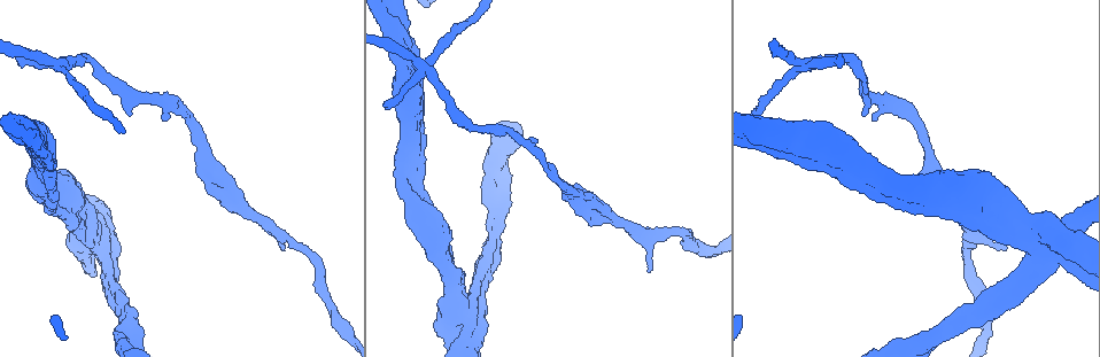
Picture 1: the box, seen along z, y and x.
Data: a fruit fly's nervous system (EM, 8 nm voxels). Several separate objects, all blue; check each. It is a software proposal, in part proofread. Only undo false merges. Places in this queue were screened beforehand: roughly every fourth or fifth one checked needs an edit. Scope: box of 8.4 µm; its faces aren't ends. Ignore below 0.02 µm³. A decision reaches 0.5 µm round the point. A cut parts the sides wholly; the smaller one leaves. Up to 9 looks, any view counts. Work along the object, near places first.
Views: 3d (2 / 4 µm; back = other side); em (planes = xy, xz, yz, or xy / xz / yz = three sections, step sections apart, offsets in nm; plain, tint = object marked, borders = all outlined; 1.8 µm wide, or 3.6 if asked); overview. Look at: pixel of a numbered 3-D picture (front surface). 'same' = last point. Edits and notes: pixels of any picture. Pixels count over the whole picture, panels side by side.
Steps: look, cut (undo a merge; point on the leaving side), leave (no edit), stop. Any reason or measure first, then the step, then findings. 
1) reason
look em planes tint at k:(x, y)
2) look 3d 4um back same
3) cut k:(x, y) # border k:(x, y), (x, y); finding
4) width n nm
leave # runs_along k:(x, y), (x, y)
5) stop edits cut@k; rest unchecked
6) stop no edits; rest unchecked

look em 3.6um planes tint at 1:(475, 321)

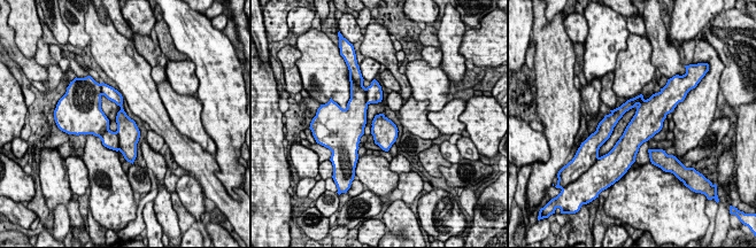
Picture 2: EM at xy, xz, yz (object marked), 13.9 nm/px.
cut 2:(128, 132) # part_leaving 2:(109, 90), (122, 109), (129, 152); two neurons meet here

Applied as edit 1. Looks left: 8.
look overview

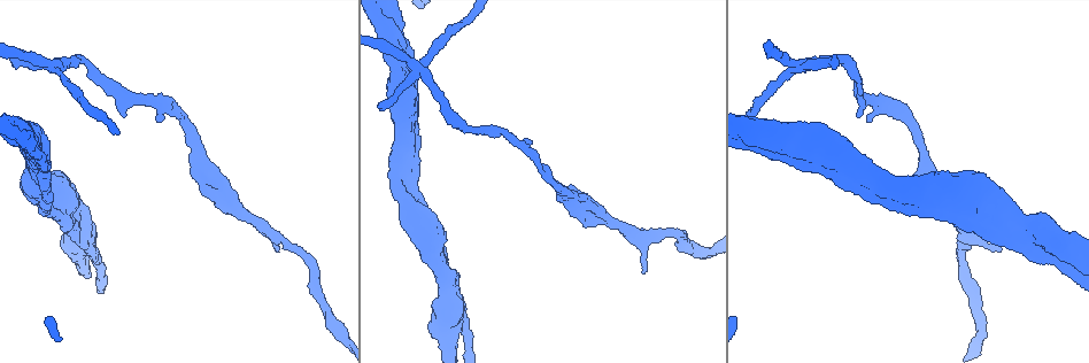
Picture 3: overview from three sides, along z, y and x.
closes a loop
look 3d 2um at 3:(897, 204)

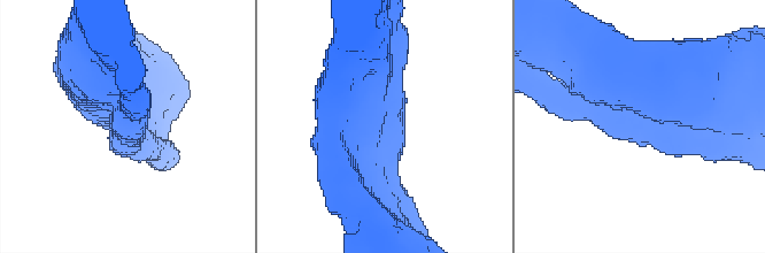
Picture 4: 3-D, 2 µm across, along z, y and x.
shape alone is not enough
look em yz step 4 tint at 4:(391, 131)

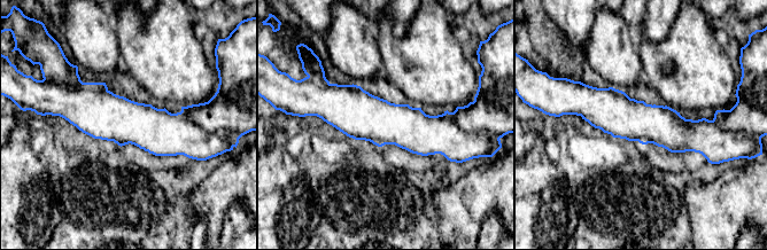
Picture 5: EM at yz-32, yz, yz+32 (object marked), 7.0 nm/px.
cut it another way
look em planes borders same

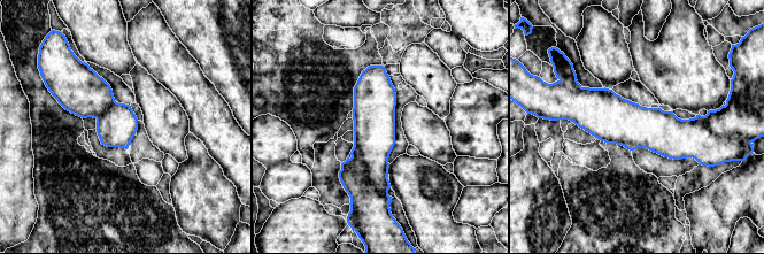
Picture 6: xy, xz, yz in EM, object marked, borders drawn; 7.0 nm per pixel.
width 280 nm
leave # runs_along 6:(570, 113), (641, 128), (707, 120); all the same neuron

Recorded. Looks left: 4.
arms part here
look 3d 2um at 3:(420, 72)

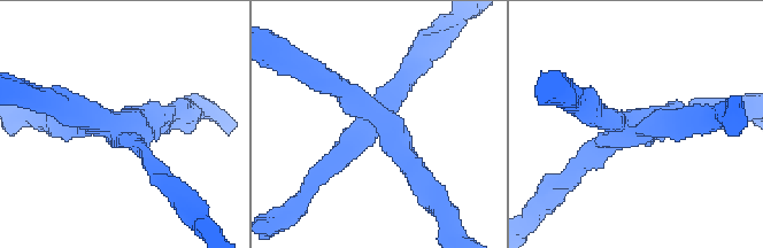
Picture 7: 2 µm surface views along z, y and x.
look em planes borders at 7:(381, 121)

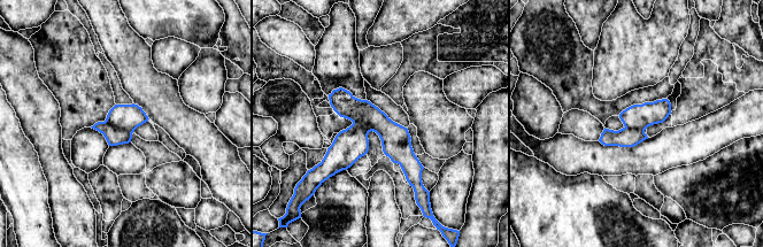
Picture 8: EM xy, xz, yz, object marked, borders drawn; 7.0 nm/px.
cut 8:(114, 136) # border 8:(105, 121), (132, 132); two neurons meet here

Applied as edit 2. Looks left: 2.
stop edits cut@2, cut@8; rest unchecked

